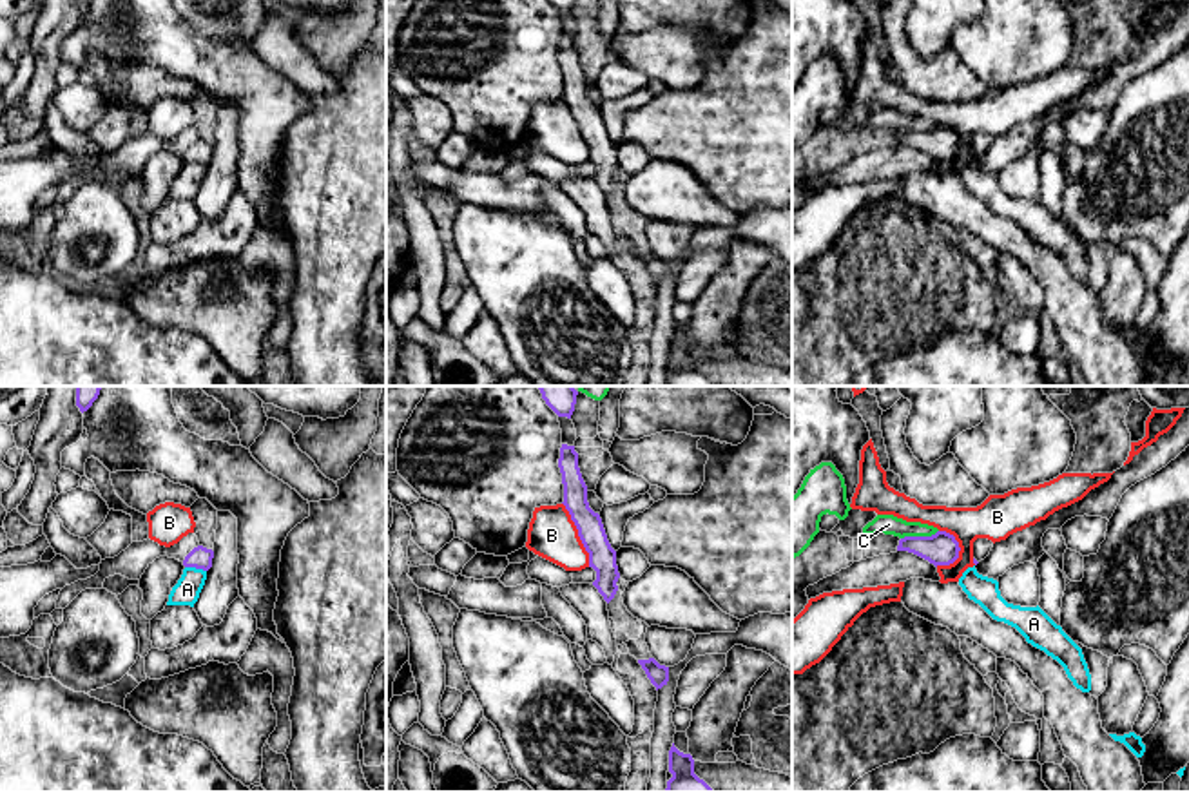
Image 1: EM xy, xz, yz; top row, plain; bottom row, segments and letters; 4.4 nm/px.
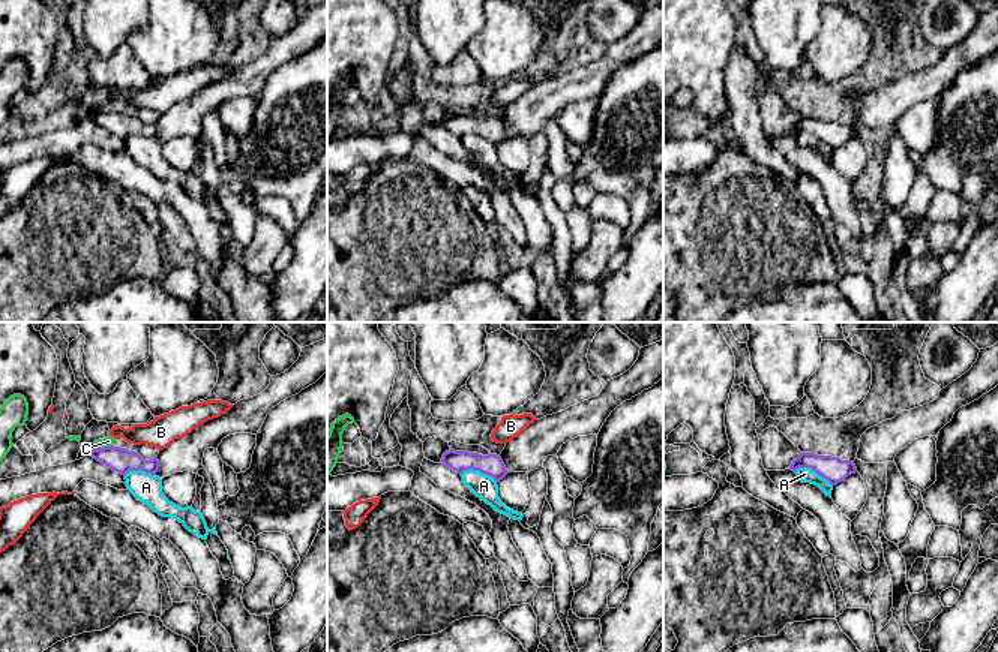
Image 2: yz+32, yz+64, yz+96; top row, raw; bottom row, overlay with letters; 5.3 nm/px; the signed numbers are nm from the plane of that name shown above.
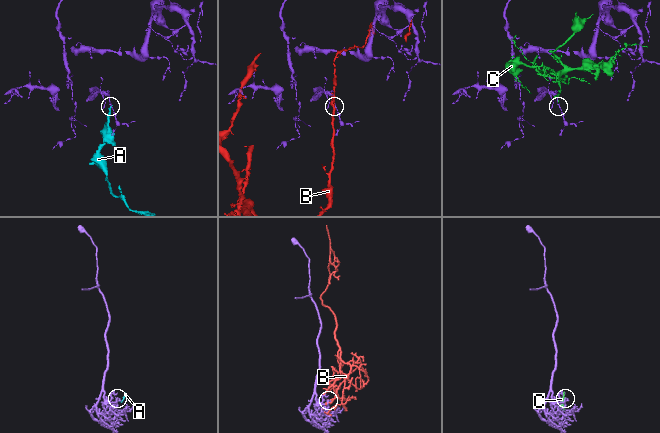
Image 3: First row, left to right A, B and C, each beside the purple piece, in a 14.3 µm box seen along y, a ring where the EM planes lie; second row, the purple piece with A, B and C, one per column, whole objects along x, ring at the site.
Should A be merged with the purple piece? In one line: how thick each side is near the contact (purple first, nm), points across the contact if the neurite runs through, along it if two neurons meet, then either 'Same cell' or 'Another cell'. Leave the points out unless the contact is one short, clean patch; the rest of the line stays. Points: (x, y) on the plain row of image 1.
Thickness 100 nm (purple) against 120 nm. Path across: xy (200, 151), (196, 162), (187, 183). Same cell

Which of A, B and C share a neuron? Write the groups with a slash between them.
A / B / C

